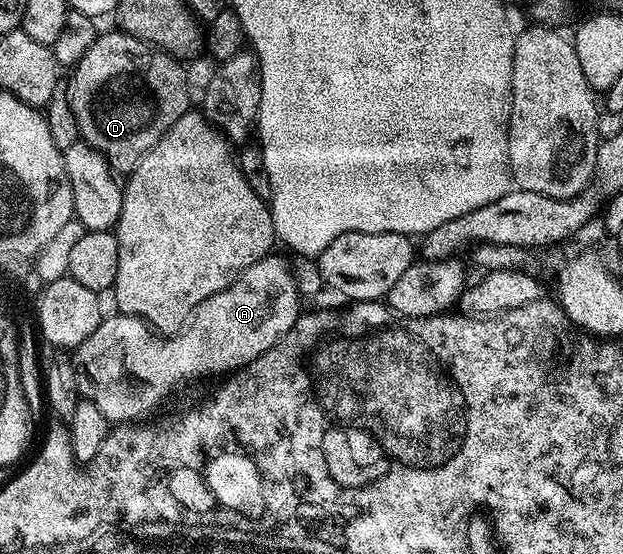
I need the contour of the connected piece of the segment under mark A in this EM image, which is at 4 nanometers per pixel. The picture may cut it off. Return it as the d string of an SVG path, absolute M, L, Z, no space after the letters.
M268 256L262 258L257 264L253 264L247 270L243 271L238 278L235 279L231 285L227 286L221 292L217 292L213 296L209 296L195 309L193 315L193 321L186 328L170 335L164 336L156 332L152 327L148 326L142 318L135 317L134 314L112 314L104 317L102 322L97 327L87 340L78 346L74 351L73 358L77 363L78 369L84 374L87 373L91 377L91 391L89 391L89 397L92 402L97 404L97 408L101 408L101 412L107 417L108 423L111 424L127 424L132 420L142 419L167 393L170 392L174 386L179 386L182 382L187 382L190 378L195 378L198 374L223 374L228 372L234 372L243 369L244 366L248 366L253 360L257 360L257 356L261 356L269 348L273 348L285 337L286 334L292 333L295 328L295 323L299 321L301 317L301 311L299 311L299 298L301 299L301 290L297 285L296 279L287 271L287 266L281 259L275 258L276 256Z

